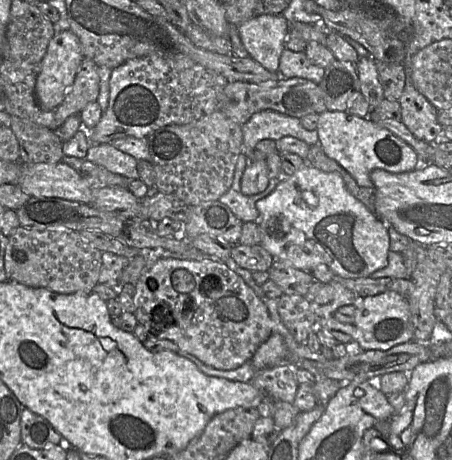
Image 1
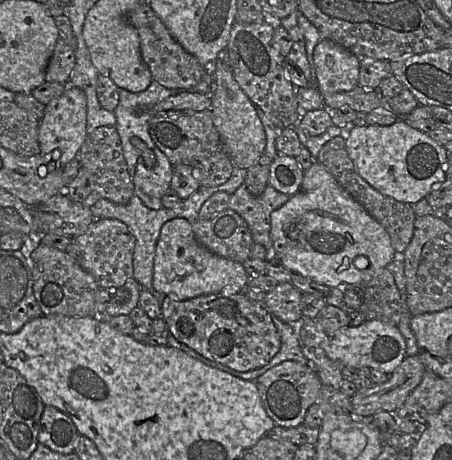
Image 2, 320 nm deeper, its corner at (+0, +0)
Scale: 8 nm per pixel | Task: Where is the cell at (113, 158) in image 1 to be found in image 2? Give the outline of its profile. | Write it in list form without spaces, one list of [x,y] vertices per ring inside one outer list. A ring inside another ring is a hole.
[[[159,148],[153,149],[153,152],[156,157],[155,167],[148,169],[139,157],[132,180],[134,195],[148,208],[159,210],[163,208],[162,197],[170,191],[174,166]]]

